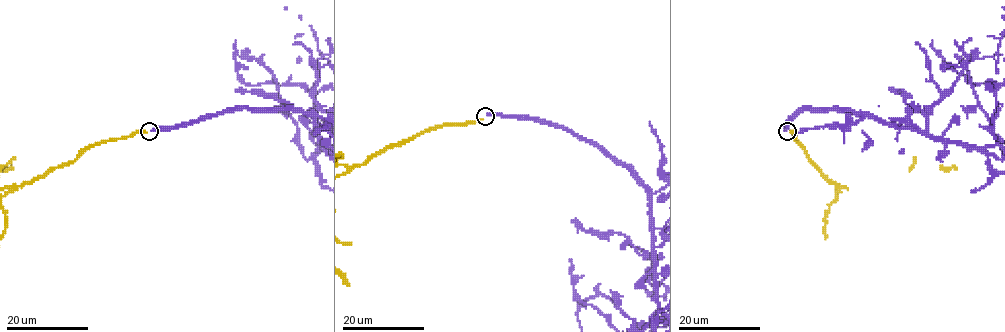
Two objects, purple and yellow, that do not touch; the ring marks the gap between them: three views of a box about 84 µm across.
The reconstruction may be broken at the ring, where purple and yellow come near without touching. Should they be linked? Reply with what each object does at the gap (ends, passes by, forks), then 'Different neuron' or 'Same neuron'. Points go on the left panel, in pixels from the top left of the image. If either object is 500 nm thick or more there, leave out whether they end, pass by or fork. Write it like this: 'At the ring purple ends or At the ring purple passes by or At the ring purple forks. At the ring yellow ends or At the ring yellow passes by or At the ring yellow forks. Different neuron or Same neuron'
At the ring purple ends. At the ring yellow ends. Different neuron

